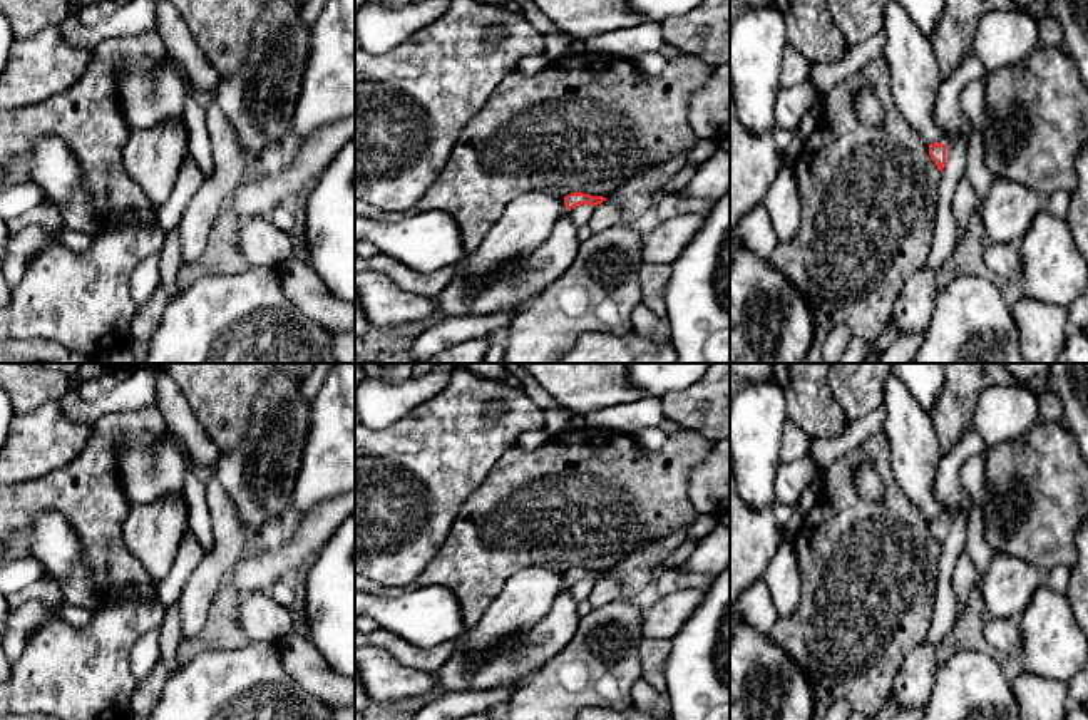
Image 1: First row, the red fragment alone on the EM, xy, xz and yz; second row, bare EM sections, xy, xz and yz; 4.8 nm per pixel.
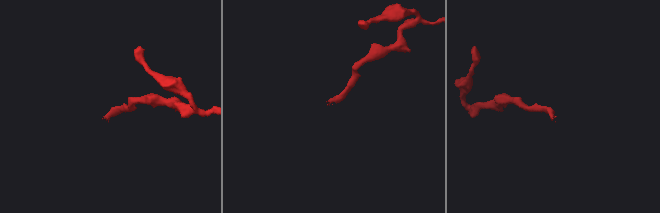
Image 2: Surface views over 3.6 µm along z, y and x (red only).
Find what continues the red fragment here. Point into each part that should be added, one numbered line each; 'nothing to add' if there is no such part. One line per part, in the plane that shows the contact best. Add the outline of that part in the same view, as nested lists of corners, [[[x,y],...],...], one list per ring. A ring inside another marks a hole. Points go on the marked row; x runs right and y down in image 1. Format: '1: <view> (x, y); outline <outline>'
1: xz (514, 287); outline [[[564,206],[551,236],[534,251],[497,271],[485,290],[472,293],[464,265],[457,263],[452,281],[435,298],[435,305],[444,318],[482,316],[524,308],[564,275],[576,260],[579,246],[577,226]]]

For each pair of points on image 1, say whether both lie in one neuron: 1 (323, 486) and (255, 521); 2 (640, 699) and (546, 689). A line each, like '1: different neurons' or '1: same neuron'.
1: different neurons
2: different neurons

